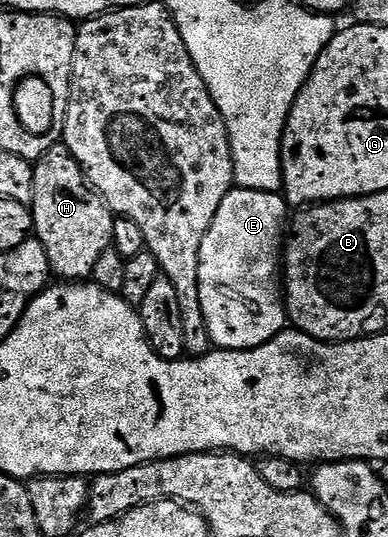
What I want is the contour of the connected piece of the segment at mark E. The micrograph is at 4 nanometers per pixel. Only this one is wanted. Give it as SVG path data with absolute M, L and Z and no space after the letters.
M235 187L219 203L219 211L215 211L215 219L203 239L203 247L199 251L199 303L203 311L203 319L207 319L207 331L211 335L214 346L218 349L254 349L267 343L273 337L278 337L287 325L287 314L283 300L283 238L287 233L287 217L285 221L287 202L280 192L268 193L254 189Z

